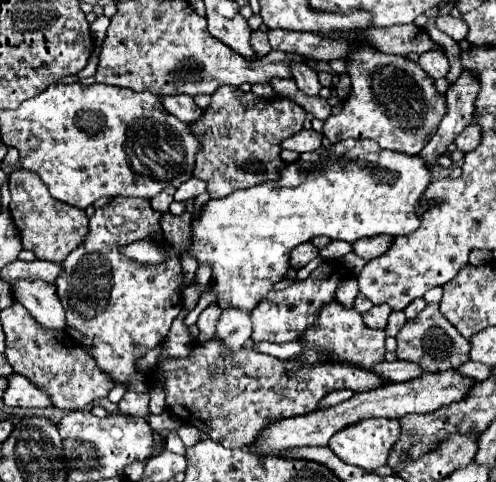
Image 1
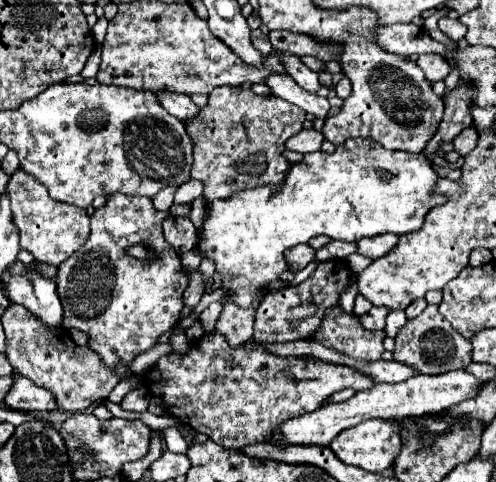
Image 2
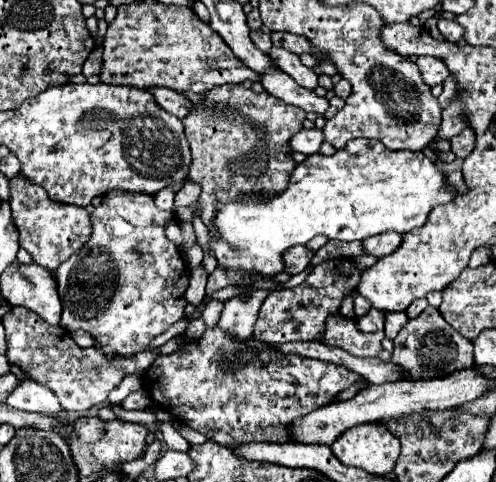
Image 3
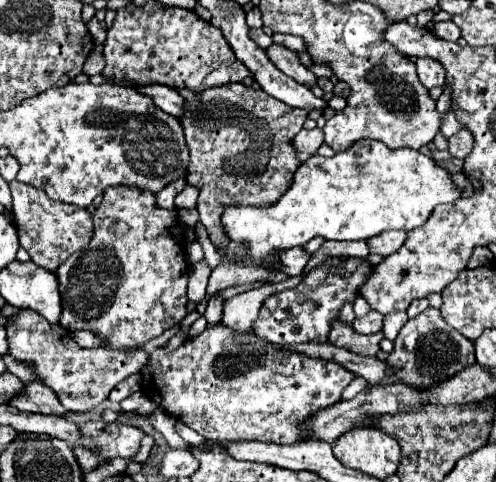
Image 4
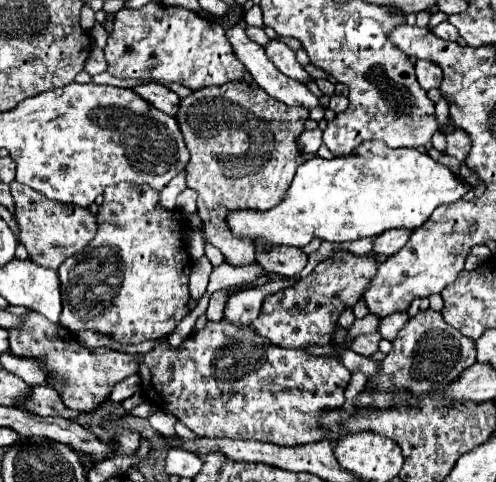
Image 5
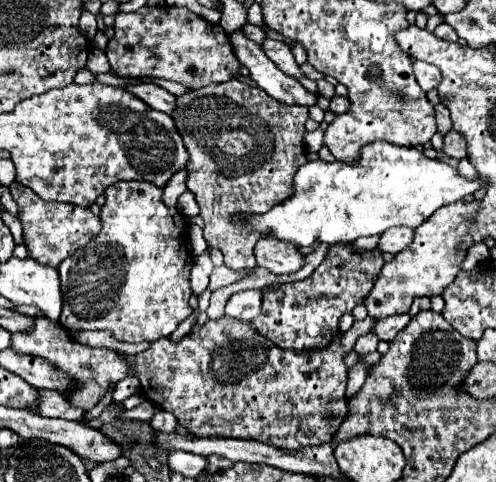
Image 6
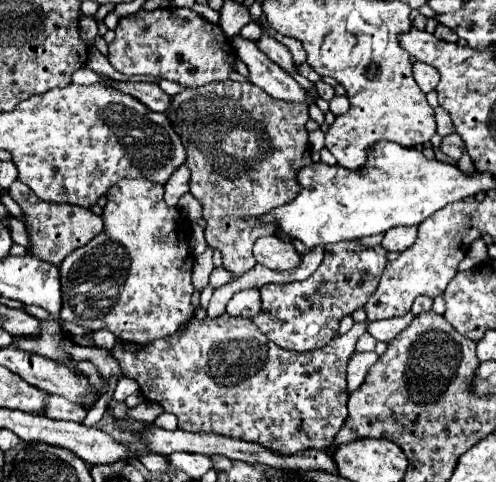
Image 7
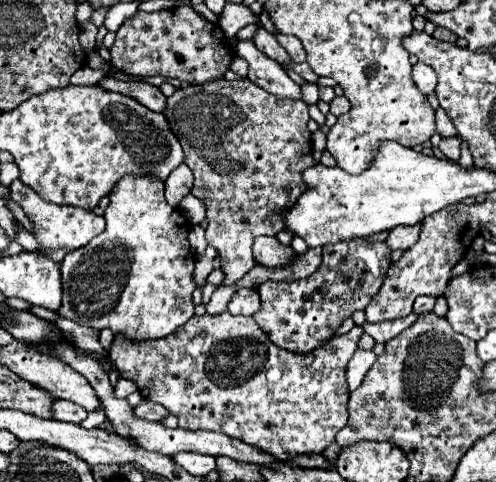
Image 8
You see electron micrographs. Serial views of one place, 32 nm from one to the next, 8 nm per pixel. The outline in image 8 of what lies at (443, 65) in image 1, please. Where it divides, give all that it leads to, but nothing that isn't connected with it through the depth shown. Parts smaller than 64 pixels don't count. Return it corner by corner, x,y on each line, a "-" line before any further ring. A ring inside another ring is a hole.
418,62
414,68
412,68
412,80
414,84
418,86
418,90
422,94
432,94
434,88
436,88
436,72
428,66
424,66
422,62

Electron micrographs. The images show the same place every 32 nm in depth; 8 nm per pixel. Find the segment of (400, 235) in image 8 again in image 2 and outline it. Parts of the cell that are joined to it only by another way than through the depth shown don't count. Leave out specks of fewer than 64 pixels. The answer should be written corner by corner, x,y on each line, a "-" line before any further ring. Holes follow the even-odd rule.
380,234
380,236
372,236
368,240
360,240
358,252
368,258
374,258
374,260
382,258
398,244
398,238
400,236
396,236
396,234

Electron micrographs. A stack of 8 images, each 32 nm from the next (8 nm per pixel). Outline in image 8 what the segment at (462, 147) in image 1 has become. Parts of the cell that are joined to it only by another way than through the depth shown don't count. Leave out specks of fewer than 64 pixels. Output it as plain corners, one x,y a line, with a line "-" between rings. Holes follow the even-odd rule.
442,138
442,142
438,144
440,152
450,158
450,160
458,160
460,158
460,138

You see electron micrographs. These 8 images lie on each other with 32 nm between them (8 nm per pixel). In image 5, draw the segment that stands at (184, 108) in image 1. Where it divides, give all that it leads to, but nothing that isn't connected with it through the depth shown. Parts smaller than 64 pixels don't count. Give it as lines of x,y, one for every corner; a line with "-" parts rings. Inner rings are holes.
146,82
146,84
138,84
132,88
140,98
144,98
150,106
174,116
176,114
176,104
180,104
180,98
170,92
168,88
154,84
154,82

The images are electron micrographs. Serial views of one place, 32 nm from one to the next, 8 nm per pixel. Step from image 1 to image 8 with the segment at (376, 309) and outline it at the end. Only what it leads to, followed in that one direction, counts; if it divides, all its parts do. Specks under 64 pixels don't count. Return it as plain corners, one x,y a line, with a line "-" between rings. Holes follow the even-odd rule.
222,312
216,316
192,316
172,336
160,340
136,342
124,334
114,334
108,356
120,376
132,380
146,400
162,404
186,430
214,430
230,438
242,440
276,460
292,460
300,454
322,454
334,442
340,428
348,422
348,384
346,364
357,349
362,328
354,326
347,334
334,335
328,344
300,356
284,352
268,340
252,316
232,316

